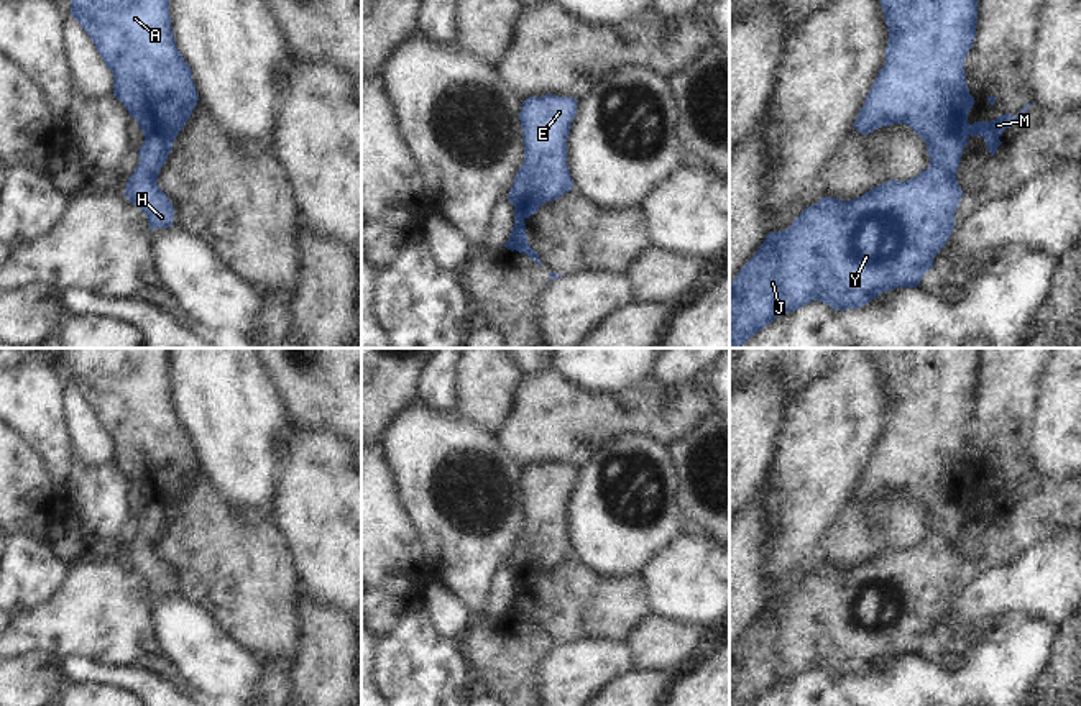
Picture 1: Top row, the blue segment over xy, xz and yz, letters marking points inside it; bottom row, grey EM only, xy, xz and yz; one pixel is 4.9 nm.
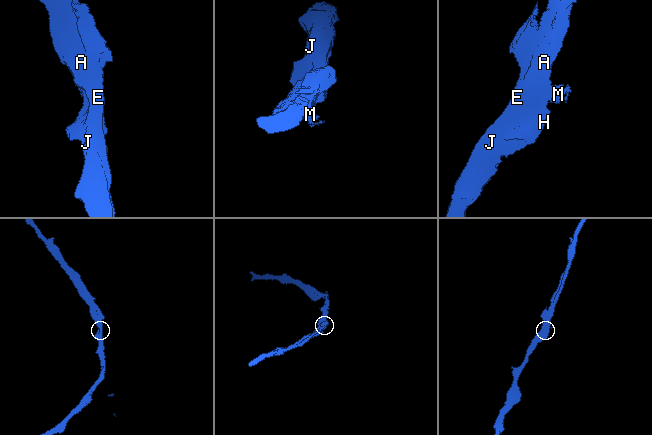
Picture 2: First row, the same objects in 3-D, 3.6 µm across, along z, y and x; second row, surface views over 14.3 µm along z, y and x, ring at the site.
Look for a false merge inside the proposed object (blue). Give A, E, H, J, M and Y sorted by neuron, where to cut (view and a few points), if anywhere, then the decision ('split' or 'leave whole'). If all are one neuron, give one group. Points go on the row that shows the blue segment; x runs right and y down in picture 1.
A E H J Y / M; cut in yz along (965, 81), (965, 91), (955, 99), (955, 135), (963, 148); split

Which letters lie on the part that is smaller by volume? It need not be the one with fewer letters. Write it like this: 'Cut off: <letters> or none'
Cut off: M

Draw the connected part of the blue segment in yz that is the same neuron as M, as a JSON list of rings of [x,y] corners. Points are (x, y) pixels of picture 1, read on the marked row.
[[[964,82],[964,94],[954,99],[954,110],[959,115],[958,128],[954,131],[958,141],[964,149],[969,136],[982,136],[991,156],[994,156],[997,148],[1002,144],[999,136],[1004,133],[1005,128],[1017,125],[1032,103],[1027,103],[1017,117],[1005,113],[991,121],[974,121],[973,125],[969,125],[968,113],[971,112],[973,105],[974,97],[969,94],[968,84]]]

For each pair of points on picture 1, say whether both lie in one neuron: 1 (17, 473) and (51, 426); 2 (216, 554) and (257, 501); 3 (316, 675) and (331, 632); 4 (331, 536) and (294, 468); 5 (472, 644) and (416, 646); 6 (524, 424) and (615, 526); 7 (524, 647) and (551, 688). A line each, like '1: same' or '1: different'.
1: different
2: different
3: same
4: same
5: different
6: different
7: different

